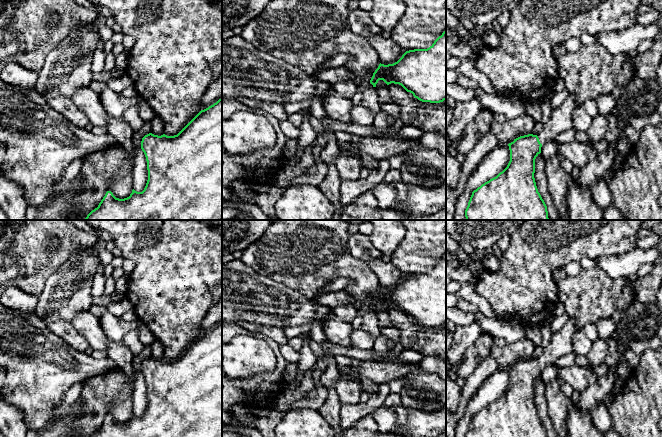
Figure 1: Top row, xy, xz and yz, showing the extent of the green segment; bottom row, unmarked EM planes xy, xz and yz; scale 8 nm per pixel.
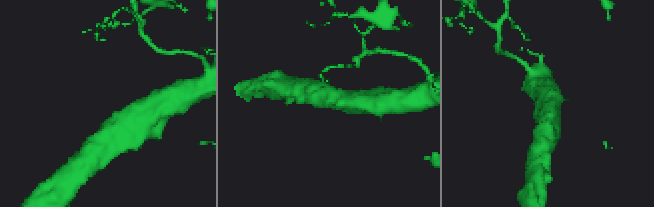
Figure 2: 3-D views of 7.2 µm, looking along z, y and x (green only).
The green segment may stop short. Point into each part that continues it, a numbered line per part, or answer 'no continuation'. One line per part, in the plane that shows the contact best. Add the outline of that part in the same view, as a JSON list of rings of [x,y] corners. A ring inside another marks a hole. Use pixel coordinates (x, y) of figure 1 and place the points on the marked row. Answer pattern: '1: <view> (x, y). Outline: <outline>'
1: yz (560, 120). Outline: [[[569,94],[562,105],[552,110],[549,121],[544,125],[537,135],[541,144],[555,140],[556,137],[573,127],[572,117],[578,107],[578,103],[573,94]]]

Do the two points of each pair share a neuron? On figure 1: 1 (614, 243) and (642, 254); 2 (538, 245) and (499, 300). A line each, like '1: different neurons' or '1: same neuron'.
1: different neurons
2: same neuron

